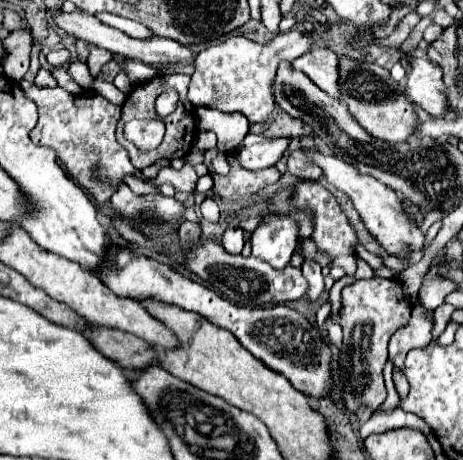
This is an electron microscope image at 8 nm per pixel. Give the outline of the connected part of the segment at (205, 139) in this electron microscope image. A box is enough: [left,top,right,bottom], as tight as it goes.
[194,131,217,153]

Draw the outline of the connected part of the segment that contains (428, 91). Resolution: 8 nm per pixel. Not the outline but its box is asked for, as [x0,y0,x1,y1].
[403,57,447,117]

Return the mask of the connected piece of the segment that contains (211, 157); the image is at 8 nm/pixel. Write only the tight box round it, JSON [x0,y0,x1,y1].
[203,149,229,175]

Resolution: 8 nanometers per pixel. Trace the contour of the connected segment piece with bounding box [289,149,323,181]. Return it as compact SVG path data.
M301 149L297 151L291 151L291 157L289 157L289 171L291 175L295 177L301 177L301 179L311 179L311 181L321 181L323 173L319 171L319 167L313 167L305 161L305 155Z

